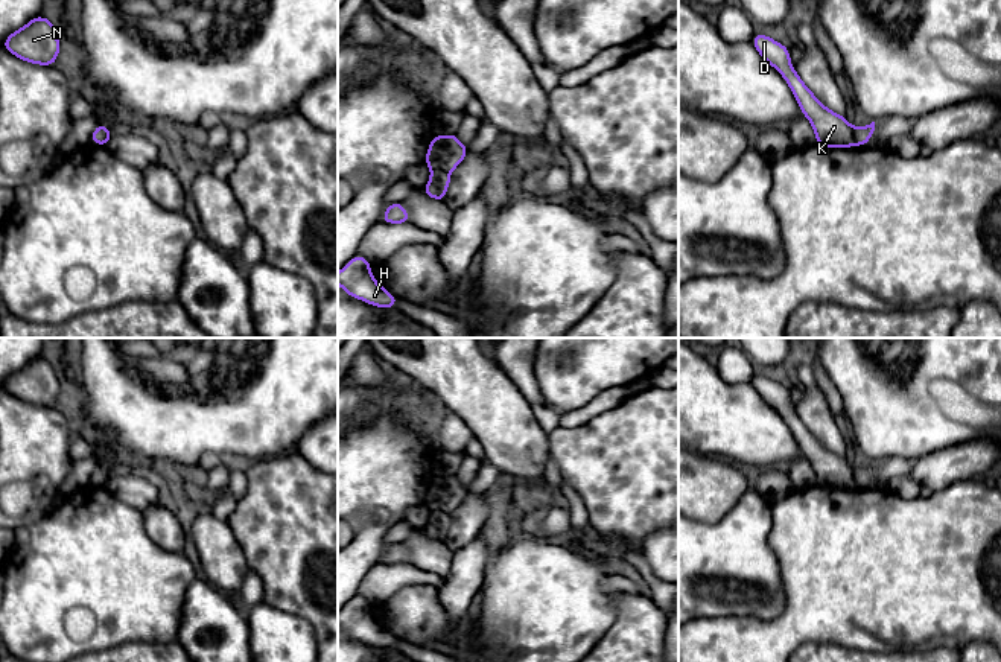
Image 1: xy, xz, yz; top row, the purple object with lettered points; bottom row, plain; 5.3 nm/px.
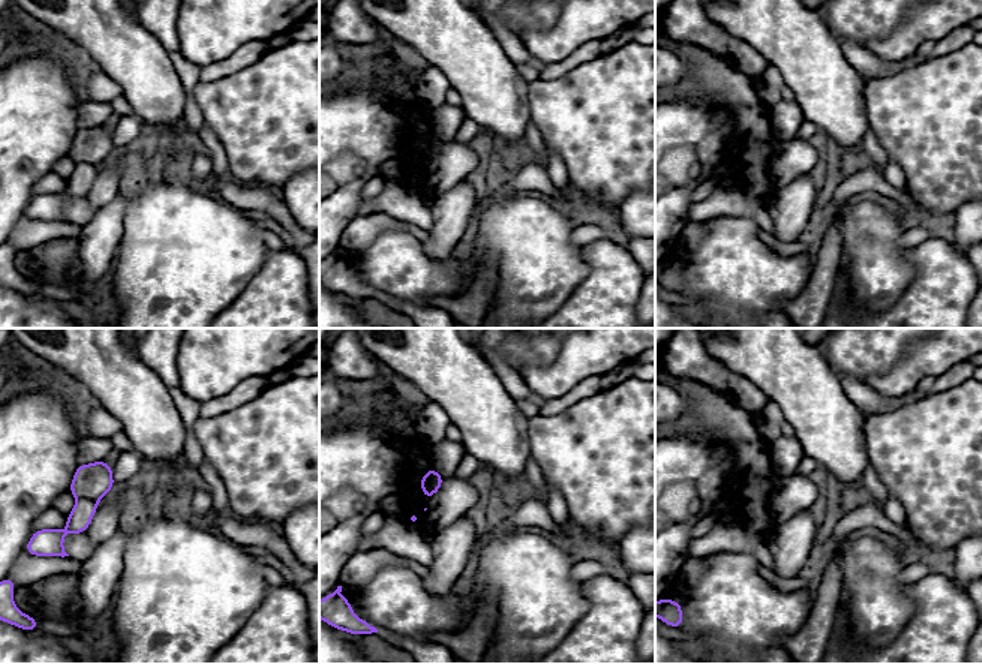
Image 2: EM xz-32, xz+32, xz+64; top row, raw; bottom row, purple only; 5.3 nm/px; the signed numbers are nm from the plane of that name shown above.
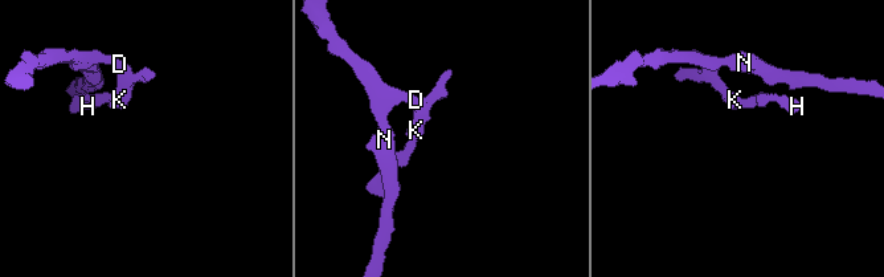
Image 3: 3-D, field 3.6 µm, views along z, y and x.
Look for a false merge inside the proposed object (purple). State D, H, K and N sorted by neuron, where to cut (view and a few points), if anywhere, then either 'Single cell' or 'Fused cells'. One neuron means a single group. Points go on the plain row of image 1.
Groups: D K N / H. Split along xz (432, 510), (441, 510), (449, 515). Fused cells

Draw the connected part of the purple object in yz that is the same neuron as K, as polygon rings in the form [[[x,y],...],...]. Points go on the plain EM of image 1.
[[[755,374],[752,385],[759,396],[774,408],[790,426],[799,449],[811,463],[815,473],[815,484],[823,489],[852,489],[855,487],[853,467],[829,449],[826,449],[814,434],[805,426],[791,406],[790,390],[773,379]]]

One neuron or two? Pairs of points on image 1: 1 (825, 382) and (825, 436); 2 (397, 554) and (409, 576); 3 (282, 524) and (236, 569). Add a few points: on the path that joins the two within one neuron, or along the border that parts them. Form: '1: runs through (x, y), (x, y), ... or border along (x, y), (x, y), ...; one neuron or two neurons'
1: border along (808, 364), (816, 385), (834, 417); two neurons
2: runs through (397, 559), (397, 563), (405, 571); one neuron
3: border along (230, 528), (250, 569); two neurons

